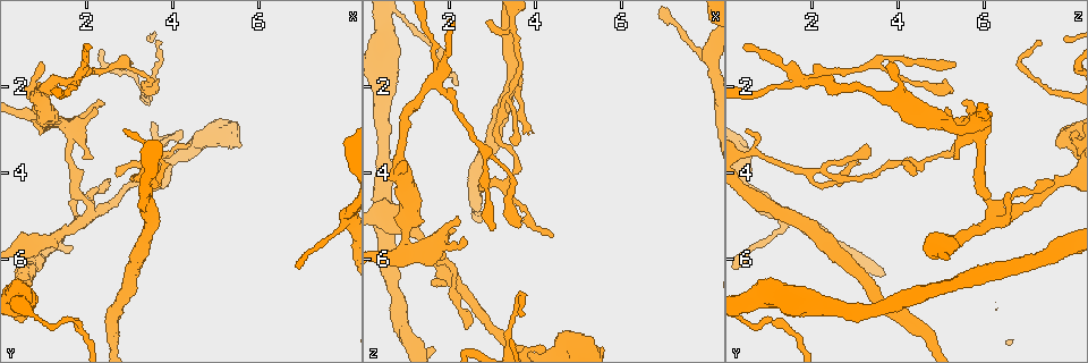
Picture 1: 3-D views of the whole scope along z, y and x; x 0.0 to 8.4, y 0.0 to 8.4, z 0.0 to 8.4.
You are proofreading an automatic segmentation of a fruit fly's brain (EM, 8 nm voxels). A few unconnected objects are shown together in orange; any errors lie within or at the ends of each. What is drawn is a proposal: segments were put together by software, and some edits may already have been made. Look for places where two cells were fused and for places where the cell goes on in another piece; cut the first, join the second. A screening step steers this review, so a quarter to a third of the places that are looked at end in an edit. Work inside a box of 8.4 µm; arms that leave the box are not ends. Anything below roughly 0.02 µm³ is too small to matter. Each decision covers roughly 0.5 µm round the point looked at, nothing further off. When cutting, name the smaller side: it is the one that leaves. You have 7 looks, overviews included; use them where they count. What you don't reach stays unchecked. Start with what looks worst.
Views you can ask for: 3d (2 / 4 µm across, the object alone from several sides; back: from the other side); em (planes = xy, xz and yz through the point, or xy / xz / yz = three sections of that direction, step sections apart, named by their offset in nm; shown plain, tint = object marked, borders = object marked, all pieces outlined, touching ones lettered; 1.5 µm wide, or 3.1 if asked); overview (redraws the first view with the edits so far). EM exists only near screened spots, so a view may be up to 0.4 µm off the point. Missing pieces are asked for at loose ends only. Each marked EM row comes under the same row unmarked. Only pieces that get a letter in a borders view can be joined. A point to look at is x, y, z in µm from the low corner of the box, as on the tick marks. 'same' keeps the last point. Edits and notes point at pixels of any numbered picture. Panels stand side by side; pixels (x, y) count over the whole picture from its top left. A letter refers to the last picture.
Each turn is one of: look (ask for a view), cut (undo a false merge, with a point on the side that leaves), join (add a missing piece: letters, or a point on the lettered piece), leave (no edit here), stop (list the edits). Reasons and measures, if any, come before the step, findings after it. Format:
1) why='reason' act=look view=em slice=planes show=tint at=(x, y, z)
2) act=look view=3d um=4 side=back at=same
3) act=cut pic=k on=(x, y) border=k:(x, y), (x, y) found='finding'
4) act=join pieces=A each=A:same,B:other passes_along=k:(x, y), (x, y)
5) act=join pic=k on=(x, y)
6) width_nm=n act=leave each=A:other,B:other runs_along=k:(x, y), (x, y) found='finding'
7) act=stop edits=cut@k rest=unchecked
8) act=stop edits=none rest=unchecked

why='tapers out' act=look view=em slice=planes show=borders at=(2.40, 4.15, 7.60)

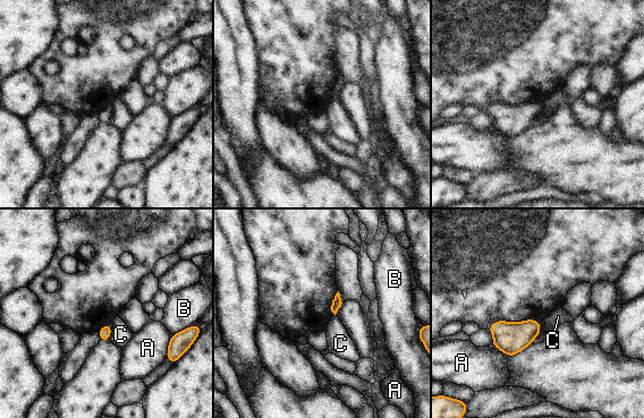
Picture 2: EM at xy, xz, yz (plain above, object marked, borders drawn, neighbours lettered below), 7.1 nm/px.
longest_contact=A:190nm act=leave each=A:other,B:other,C:other found='none of them fits'

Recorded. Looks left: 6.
why='branch stops here' act=look view=em slice=planes show=borders at=(0.95, 1.50, 3.80)

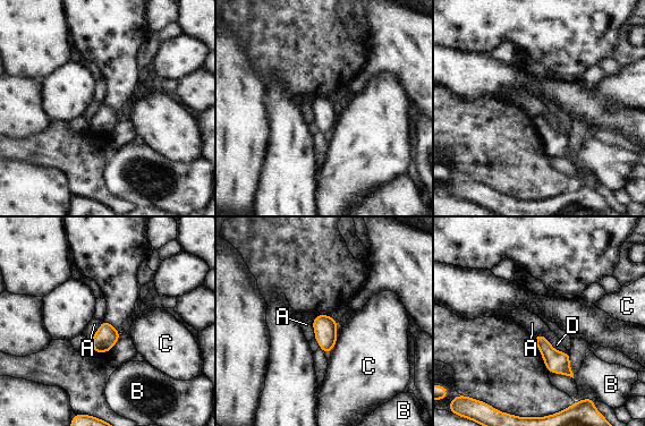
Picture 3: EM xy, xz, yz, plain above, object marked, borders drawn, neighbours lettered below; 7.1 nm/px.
act=leave each=A:other,B:other,C:other,D:other border=3:(316, 315), (313, 321), (314, 335) found='none of them fits'

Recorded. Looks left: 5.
why='closes a loop' act=look view=em slice=planes show=tint at=(3.85, 3.80, 2.85)

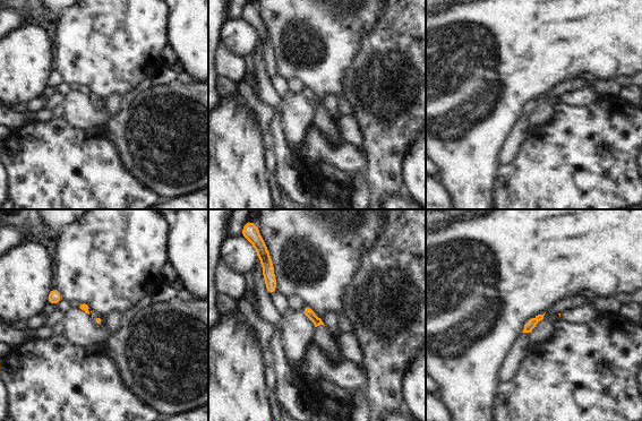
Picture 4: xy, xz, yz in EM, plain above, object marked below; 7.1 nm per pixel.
why='see the neighbours' act=look view=em slice=planes show=borders at=same

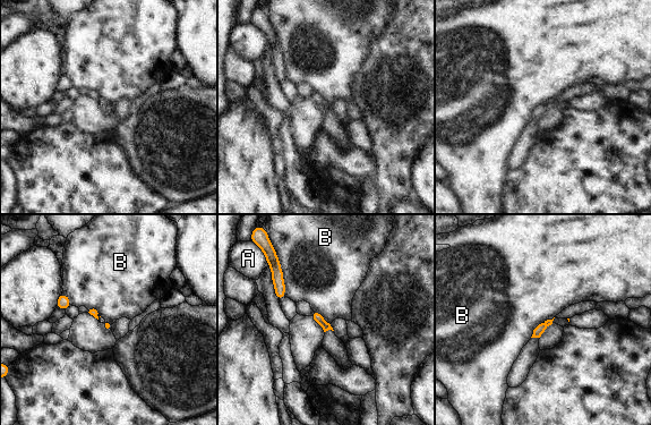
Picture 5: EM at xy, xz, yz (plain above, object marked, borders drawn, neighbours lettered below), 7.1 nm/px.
longest_contact=B:340nm act=leave each=A:other,B:other found='one cell here'

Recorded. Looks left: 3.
act=stop edits=none rest=unchecked

